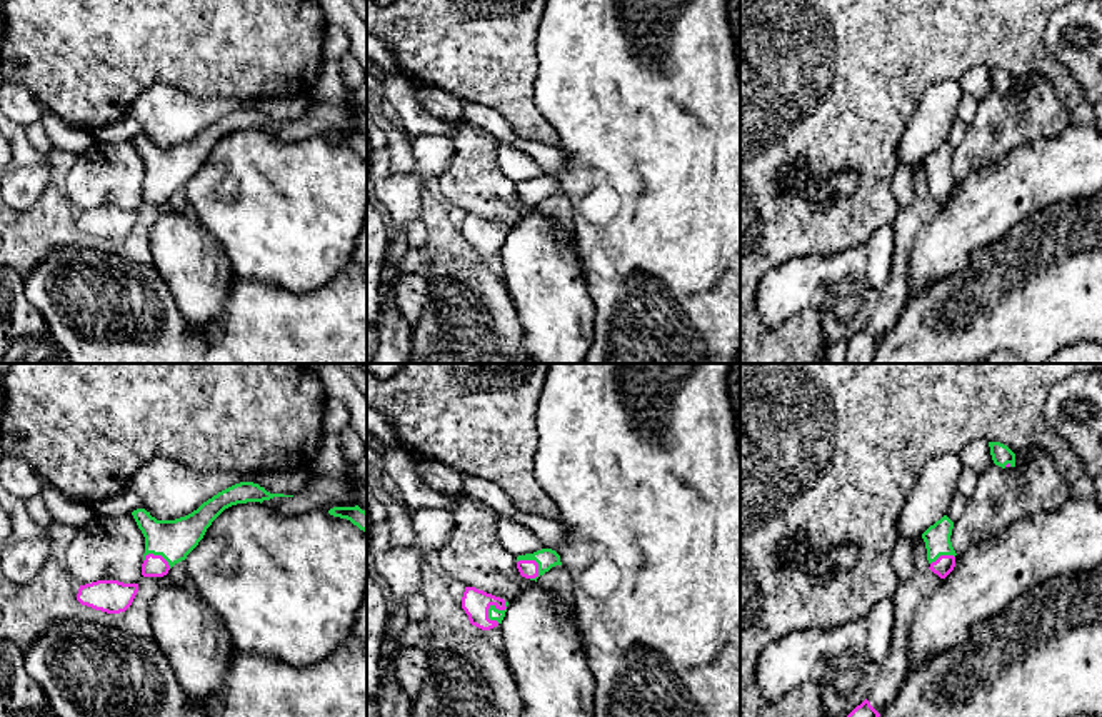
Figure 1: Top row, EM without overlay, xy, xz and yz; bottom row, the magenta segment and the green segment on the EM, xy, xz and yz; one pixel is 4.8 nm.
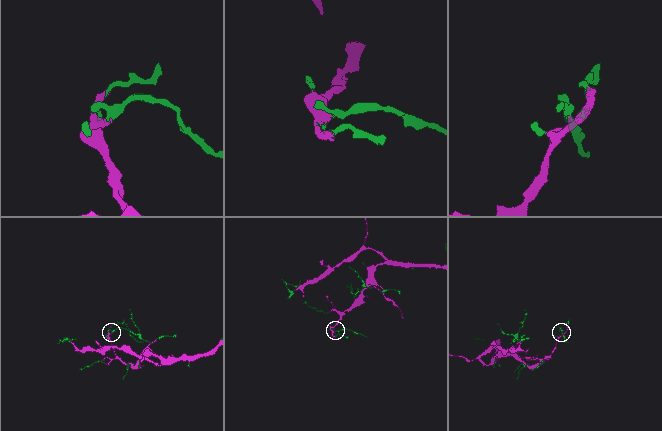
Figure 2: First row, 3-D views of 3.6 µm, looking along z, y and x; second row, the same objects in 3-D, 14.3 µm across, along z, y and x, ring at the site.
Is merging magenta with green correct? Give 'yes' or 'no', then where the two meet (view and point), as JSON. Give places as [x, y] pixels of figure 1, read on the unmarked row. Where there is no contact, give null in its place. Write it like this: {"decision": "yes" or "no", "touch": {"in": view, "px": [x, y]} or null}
{"decision": "yes", "touch": {"in": "xz", "px": [495, 234]}}

